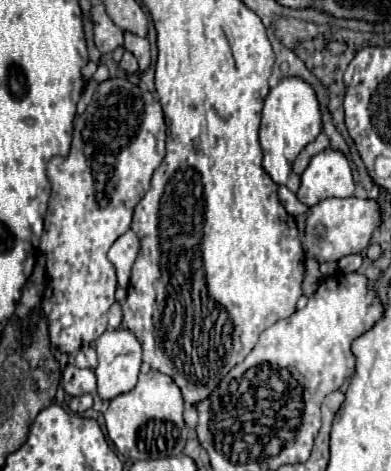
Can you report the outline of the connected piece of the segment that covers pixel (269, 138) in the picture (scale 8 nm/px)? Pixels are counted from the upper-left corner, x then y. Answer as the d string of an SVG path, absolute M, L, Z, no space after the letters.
M287 76L281 78L275 88L265 98L265 106L261 110L261 126L259 126L259 144L263 150L263 168L265 172L279 184L297 192L299 176L293 174L293 160L297 154L317 138L323 128L321 106L315 90L303 78Z

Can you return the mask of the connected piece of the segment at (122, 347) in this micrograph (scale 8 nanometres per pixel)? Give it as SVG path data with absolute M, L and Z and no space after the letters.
M117 328L117 330L103 332L97 340L97 358L99 358L99 366L95 368L97 394L103 400L111 400L111 398L115 398L119 394L125 394L125 392L135 388L139 368L141 368L141 344L131 330Z

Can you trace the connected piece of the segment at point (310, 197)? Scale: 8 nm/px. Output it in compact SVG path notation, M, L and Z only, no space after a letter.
M323 150L315 154L301 174L301 188L297 198L315 206L327 198L349 198L355 194L355 180L351 172L351 164L341 150Z

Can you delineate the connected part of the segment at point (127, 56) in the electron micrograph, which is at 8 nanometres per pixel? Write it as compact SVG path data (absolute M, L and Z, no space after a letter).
M125 50L125 54L123 54L123 58L121 58L119 66L121 66L125 72L129 72L129 74L135 74L135 72L139 70L137 60L135 60L135 56L133 56L129 50Z

